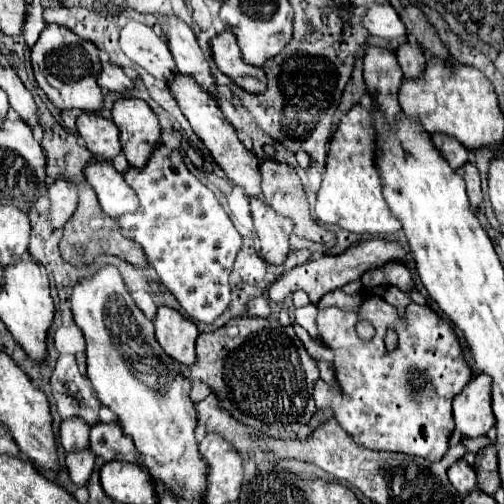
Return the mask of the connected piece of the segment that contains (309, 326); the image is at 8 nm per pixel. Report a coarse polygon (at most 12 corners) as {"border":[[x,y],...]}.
{"border":[[317,304],[295,310],[295,322],[311,338],[317,338],[315,314]]}

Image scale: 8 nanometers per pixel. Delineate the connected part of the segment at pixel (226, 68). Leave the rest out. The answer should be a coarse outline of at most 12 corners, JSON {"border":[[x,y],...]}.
{"border":[[233,32],[217,34],[217,68],[249,94],[267,90],[263,68],[249,66]]}

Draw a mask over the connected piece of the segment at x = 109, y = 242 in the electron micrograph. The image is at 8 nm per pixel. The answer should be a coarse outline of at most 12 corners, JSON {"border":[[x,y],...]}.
{"border":[[79,184],[77,210],[63,226],[63,260],[99,254],[147,266],[143,248],[103,214],[93,188]]}

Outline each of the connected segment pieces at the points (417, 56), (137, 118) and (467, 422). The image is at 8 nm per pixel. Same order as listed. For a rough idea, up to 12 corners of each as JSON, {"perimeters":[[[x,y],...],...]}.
{"perimeters":[[[417,42],[395,52],[403,78],[419,80],[427,58]],[[139,98],[113,106],[123,154],[143,168],[161,142],[155,112]],[[477,374],[453,398],[455,430],[485,436],[495,424],[491,378]]]}

